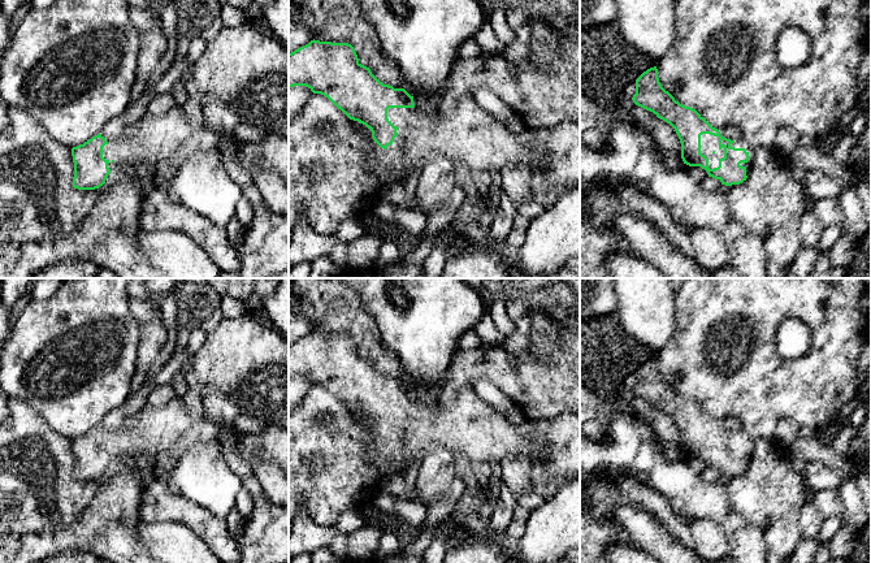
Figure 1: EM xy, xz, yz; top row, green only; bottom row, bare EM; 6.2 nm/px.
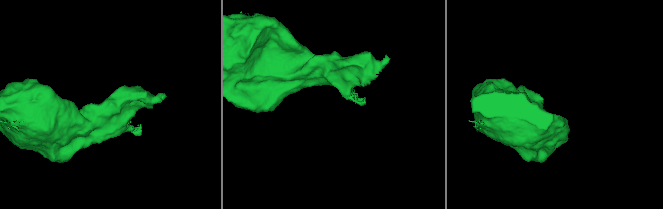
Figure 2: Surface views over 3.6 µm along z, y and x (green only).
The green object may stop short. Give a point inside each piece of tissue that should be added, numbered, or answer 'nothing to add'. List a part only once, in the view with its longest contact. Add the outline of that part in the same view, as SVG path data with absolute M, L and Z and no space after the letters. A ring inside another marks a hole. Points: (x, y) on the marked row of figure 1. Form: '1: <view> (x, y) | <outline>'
1: yz (709, 143) | M710 134L701 135L701 153L708 159L708 168L719 166L719 160L724 157L724 147L719 148L719 137Z

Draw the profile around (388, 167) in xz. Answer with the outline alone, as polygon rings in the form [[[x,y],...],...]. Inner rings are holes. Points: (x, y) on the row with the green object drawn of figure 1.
[[[350,120],[361,138],[361,151],[369,156],[369,169],[387,182],[402,182],[408,177],[410,168],[396,156],[381,148],[372,138],[372,131],[365,125]]]

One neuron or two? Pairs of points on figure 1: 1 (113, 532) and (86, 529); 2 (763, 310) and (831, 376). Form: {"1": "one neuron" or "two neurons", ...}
{"1": "two neurons", "2": "one neuron"}

